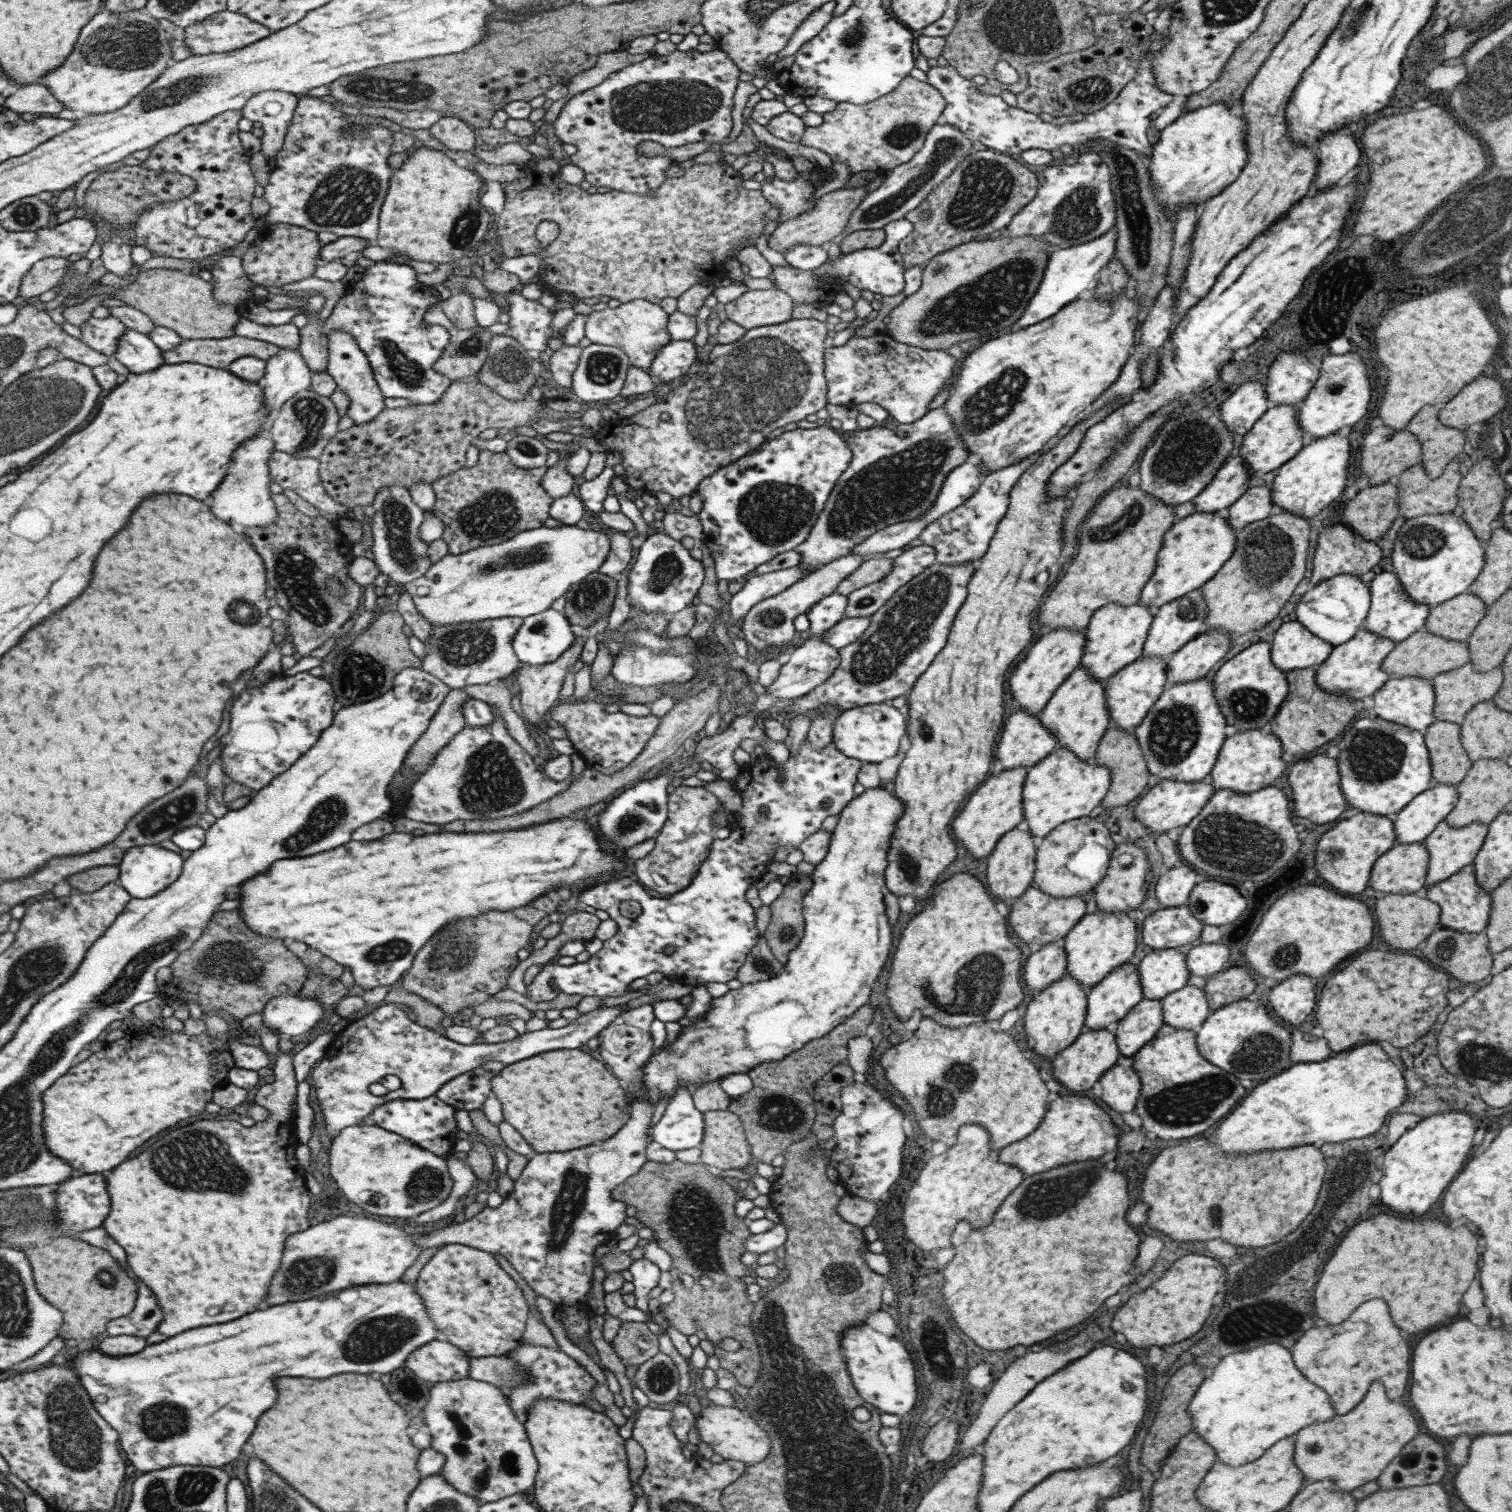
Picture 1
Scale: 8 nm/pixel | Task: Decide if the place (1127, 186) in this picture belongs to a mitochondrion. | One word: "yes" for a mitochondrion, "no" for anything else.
yes

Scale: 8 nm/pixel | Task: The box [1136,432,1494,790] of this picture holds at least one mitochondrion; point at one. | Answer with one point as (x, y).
(1373, 755)

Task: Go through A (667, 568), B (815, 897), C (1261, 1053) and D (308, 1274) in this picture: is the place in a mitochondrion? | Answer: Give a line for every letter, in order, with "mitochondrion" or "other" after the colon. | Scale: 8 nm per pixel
A: mitochondrion
B: other
C: mitochondrion
D: mitochondrion

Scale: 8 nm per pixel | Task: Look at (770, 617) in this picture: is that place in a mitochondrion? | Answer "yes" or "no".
yes

